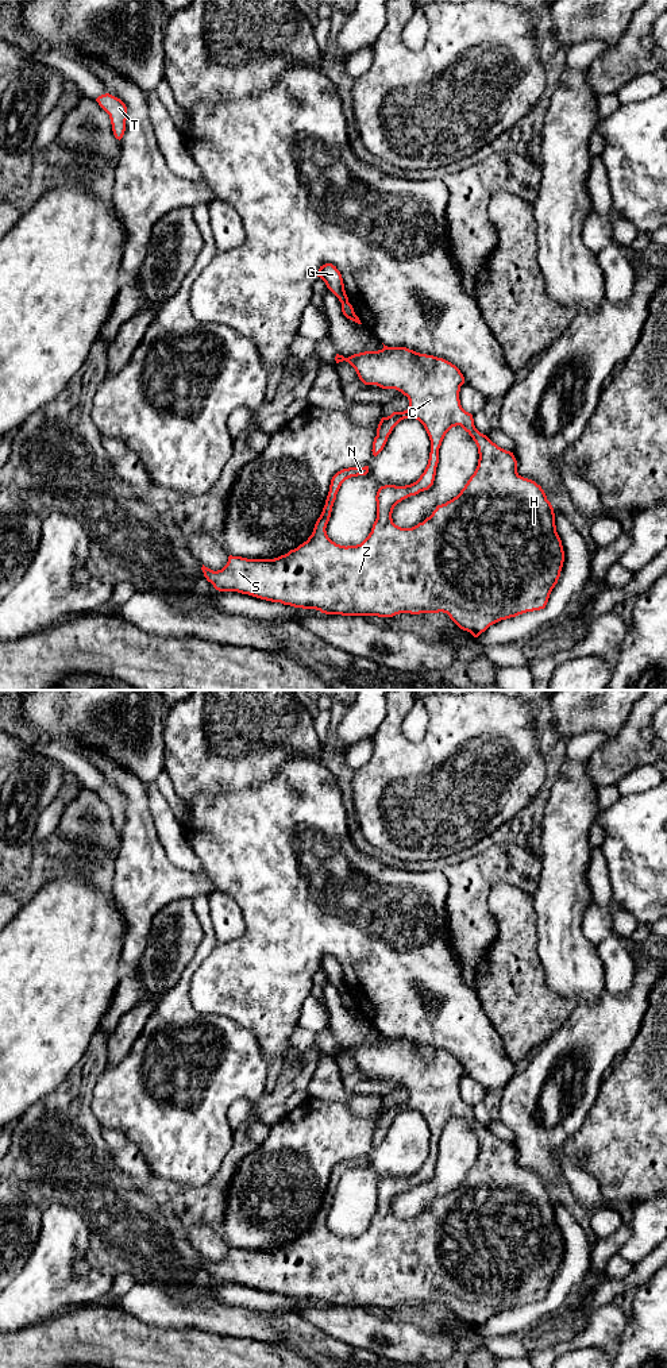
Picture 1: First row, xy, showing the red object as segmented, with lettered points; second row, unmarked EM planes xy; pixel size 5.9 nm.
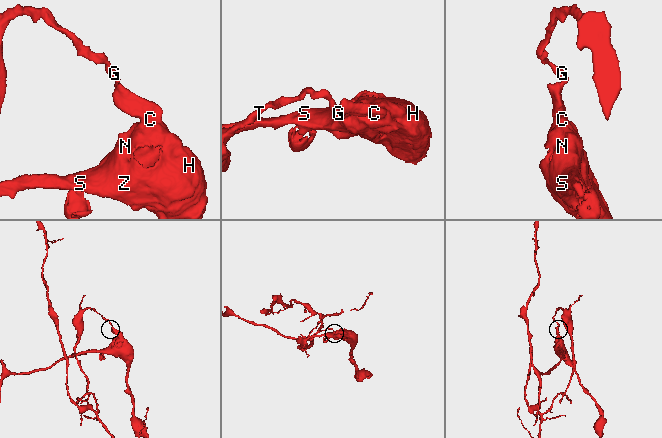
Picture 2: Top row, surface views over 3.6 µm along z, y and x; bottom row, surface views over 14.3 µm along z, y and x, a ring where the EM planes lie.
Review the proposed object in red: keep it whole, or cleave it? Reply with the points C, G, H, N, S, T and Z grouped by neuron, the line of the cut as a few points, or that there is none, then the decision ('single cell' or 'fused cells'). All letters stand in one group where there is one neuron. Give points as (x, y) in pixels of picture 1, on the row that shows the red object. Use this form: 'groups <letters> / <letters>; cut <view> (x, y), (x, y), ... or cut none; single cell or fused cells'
groups C H N S Z / G T; cut xy (347, 300), (342, 303); fused cells

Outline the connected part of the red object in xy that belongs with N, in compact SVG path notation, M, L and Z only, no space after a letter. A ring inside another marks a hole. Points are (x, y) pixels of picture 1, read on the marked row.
M385 344L382 350L365 351L348 358L336 354L335 361L336 363L348 362L365 385L396 389L408 397L409 406L406 411L393 412L390 416L381 419L371 451L377 456L383 450L389 435L401 420L416 419L424 425L431 440L429 459L424 473L410 485L381 486L375 496L377 519L371 532L361 544L346 547L332 542L325 528L342 483L351 477L366 475L369 466L343 469L332 477L325 505L306 542L274 559L247 559L230 555L227 564L217 571L203 564L201 570L207 581L219 591L238 591L294 608L316 609L325 614L393 617L400 613L443 612L460 629L470 632L474 637L478 637L490 625L501 620L544 609L552 589L558 583L564 562L554 508L540 485L517 473L517 461L513 452L498 447L475 428L473 415L460 405L459 392L464 384L460 370L443 358L420 354L406 347L388 347ZM456 425L460 425L478 447L479 459L474 474L456 497L437 505L423 523L412 528L396 525L392 519L394 506L433 485L439 448L446 433Z

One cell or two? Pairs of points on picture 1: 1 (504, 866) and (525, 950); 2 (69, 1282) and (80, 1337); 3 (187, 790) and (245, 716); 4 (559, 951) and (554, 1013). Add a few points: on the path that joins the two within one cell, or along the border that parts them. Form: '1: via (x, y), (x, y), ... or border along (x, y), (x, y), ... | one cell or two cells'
1: border along (532, 896), (515, 886), (496, 883), (486, 904) | two cells
2: border along (105, 1303), (76, 1307), (45, 1322) | two cells
3: via (193, 771), (196, 765), (226, 735) | one cell
4: border along (540, 964), (546, 983), (559, 995), (577, 1004) | two cells

